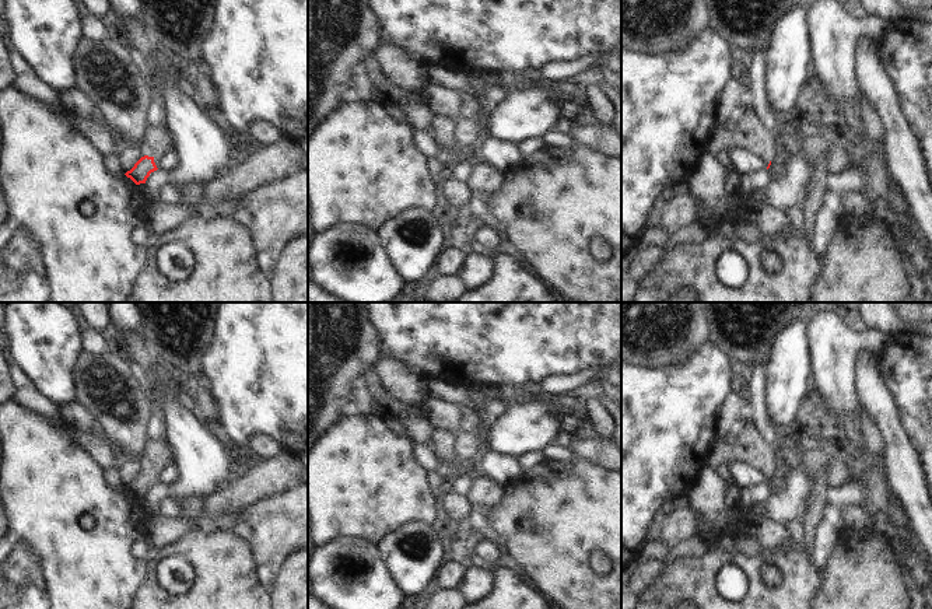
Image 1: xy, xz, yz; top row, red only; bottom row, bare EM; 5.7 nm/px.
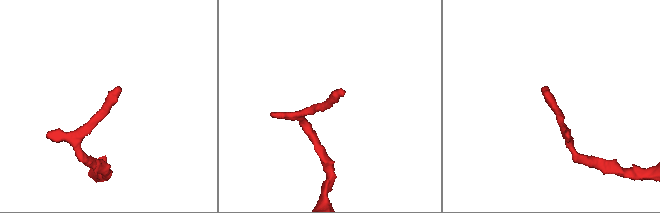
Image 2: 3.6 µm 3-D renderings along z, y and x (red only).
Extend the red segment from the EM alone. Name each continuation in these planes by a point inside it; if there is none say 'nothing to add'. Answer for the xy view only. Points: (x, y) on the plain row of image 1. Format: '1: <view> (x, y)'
1: xy (157, 455)

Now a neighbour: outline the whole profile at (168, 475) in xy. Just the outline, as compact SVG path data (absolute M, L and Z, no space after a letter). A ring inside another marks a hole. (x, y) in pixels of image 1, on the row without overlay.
M169 463L161 470L154 470L154 476L160 484L171 486L176 482L178 470L174 463Z

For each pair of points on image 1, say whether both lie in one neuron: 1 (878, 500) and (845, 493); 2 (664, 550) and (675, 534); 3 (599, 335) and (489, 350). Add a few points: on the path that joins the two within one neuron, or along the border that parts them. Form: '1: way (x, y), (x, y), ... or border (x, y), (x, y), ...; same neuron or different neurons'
1: border (868, 479), (869, 493), (862, 506); different neurons
2: border (661, 541), (669, 549); different neurons
3: way (571, 335), (517, 335); same neuron

